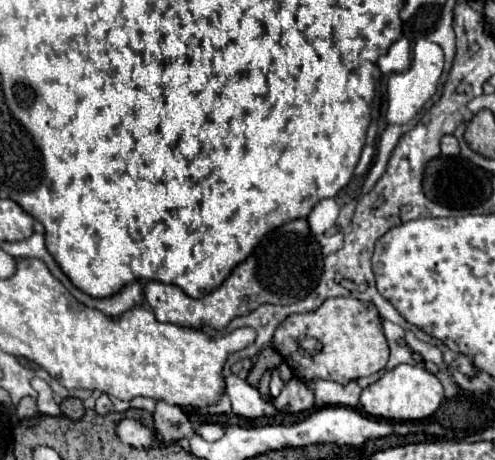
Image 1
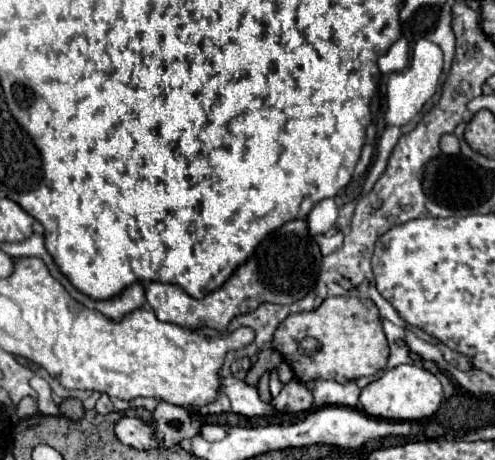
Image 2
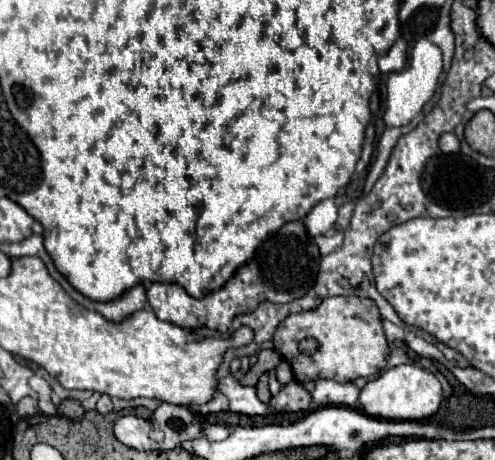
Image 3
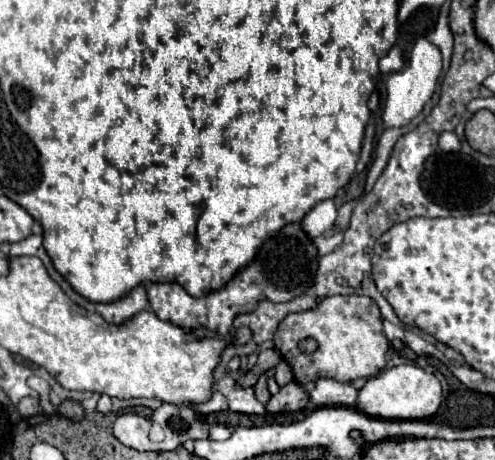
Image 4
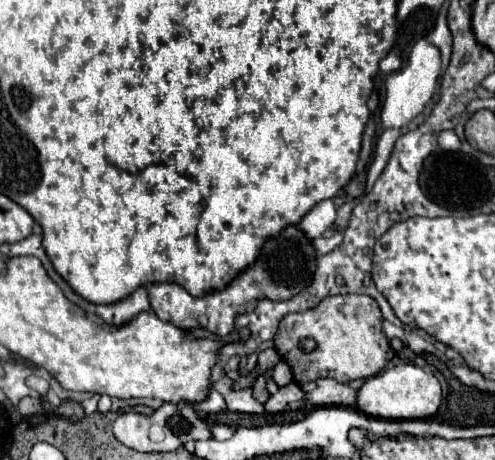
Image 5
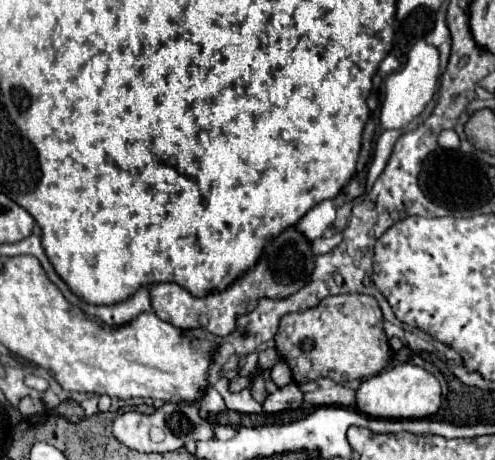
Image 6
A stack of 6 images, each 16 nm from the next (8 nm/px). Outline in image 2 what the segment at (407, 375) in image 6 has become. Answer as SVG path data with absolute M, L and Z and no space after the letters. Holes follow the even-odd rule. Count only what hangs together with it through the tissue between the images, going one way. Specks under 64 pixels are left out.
M400 364L392 370L386 370L384 376L378 380L370 382L362 392L360 392L360 406L366 414L374 418L384 418L384 420L422 420L432 416L440 402L442 402L442 384L438 378L414 364Z

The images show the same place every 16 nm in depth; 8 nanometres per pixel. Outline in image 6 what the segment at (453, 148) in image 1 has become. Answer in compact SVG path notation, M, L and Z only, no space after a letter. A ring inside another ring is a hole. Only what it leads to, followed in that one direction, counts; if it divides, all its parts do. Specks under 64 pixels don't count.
M444 130L444 132L440 132L440 136L438 136L438 144L440 144L442 148L446 148L446 150L458 150L460 140L458 140L458 134L456 134L454 130Z

